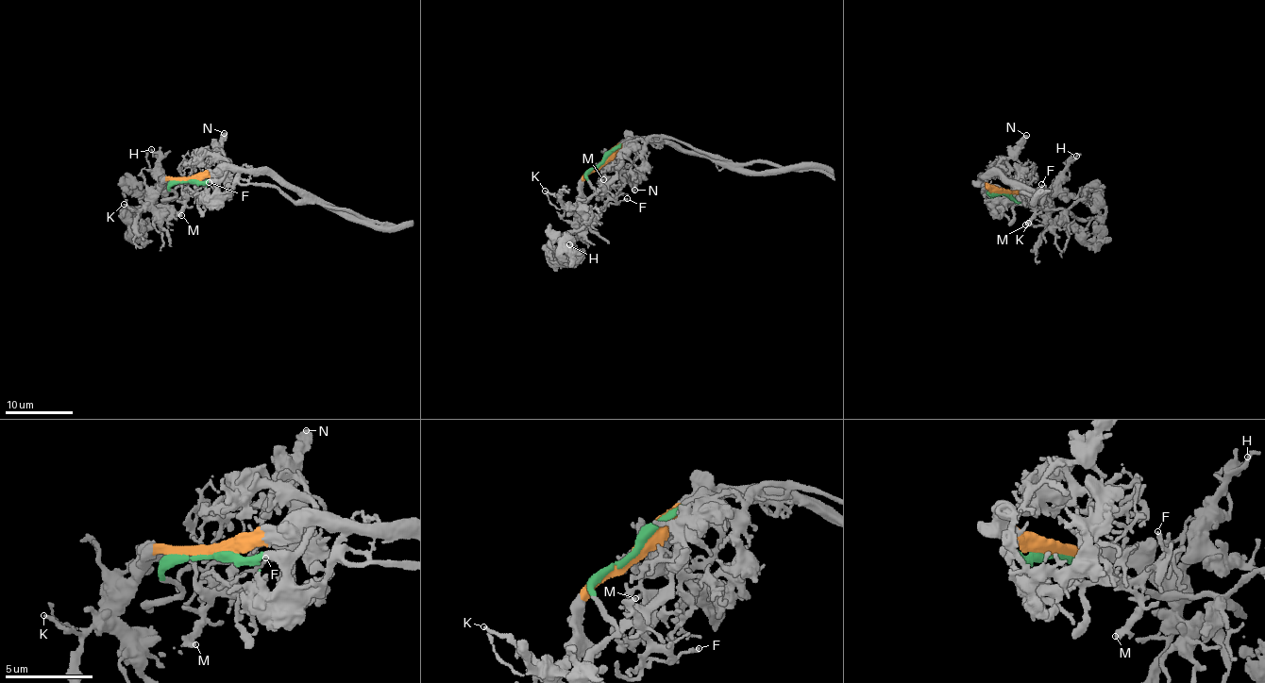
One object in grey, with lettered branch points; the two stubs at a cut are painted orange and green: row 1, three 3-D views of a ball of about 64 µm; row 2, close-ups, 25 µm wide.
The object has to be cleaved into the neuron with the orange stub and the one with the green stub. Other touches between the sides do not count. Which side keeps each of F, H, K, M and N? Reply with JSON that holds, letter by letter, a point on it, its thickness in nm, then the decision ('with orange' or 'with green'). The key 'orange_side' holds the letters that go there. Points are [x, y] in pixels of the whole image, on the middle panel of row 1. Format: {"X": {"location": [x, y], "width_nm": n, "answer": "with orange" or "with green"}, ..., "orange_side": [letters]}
{"F": {"location": [627, 198], "width_nm": 240, "answer": "with green"}, "H": {"location": [569, 244], "width_nm": 160, "answer": "with orange"}, "K": {"location": [545, 191], "width_nm": 170, "answer": "with orange"}, "M": {"location": [603, 179], "width_nm": 240, "answer": "with green"}, "N": {"location": [634, 190], "width_nm": 400, "answer": "with green"}, "orange_side": ["H", "K"]}

